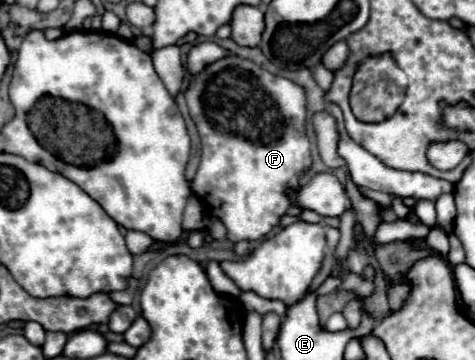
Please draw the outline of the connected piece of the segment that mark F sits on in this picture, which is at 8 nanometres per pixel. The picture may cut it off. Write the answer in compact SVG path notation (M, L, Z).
M228 55L192 77L186 101L202 139L202 157L198 173L192 181L192 191L208 205L210 215L218 217L226 225L228 239L232 243L242 239L264 239L290 207L290 199L284 193L286 187L298 187L302 171L306 171L312 163L310 141L304 129L304 89L284 77L268 73L248 59Z

